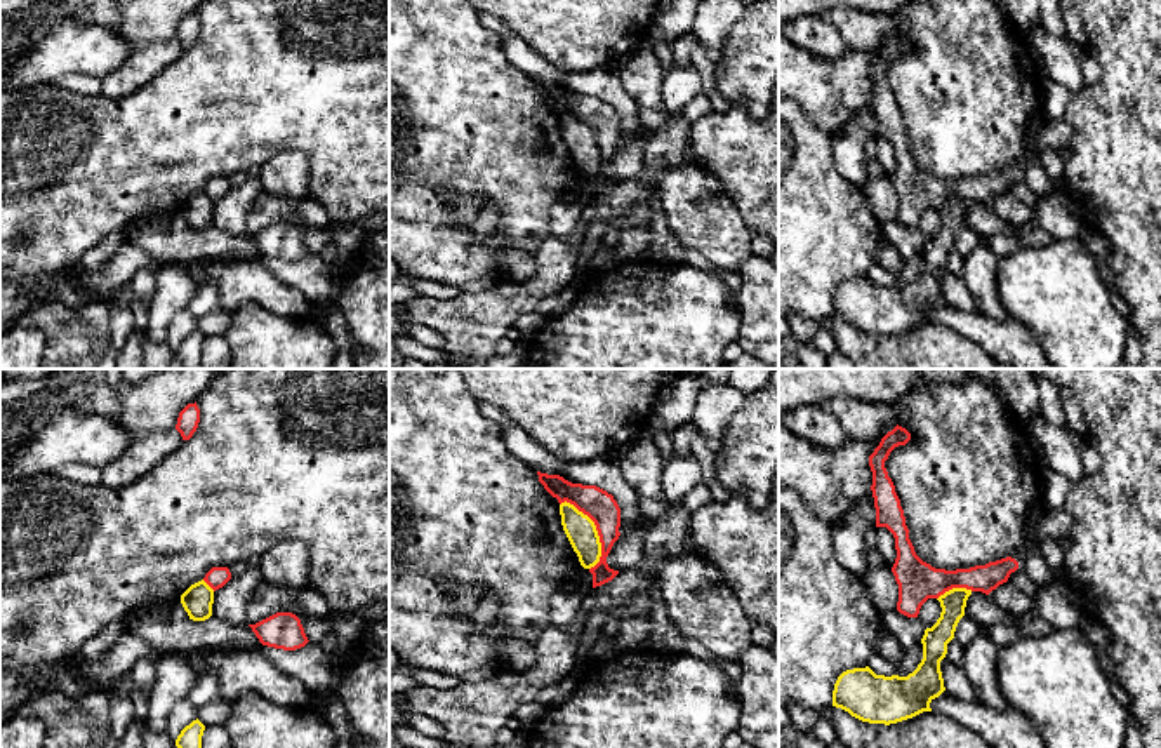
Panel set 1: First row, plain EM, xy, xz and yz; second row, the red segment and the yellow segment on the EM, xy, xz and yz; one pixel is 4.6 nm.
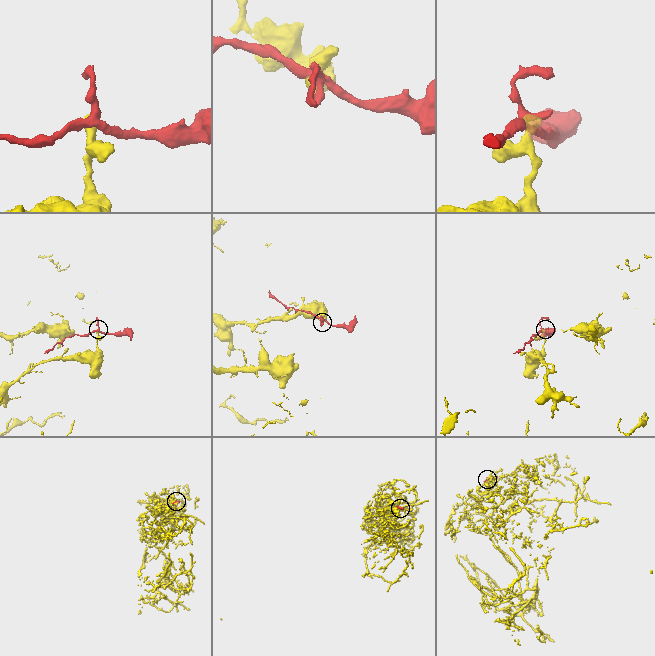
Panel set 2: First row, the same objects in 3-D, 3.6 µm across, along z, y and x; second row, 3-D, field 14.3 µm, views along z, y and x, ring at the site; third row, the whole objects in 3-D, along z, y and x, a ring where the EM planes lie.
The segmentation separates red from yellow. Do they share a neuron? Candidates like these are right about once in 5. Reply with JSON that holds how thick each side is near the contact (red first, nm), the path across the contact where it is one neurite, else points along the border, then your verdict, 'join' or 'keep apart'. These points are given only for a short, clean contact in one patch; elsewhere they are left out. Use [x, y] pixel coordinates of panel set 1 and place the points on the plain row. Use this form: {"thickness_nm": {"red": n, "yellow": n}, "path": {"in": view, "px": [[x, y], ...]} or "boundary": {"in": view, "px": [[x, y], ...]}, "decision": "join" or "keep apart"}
{"thickness_nm": {"red": 150, "yellow": 140}, "boundary": {"in": "xz", "px": [[562, 112], [572, 113], [595, 136], [600, 169], [590, 180]]}, "decision": "keep apart"}

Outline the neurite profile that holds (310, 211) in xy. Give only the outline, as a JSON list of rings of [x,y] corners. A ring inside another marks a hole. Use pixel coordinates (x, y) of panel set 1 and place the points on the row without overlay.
[[[311,198],[297,200],[295,212],[299,219],[318,230],[327,228],[332,221],[325,207]]]

